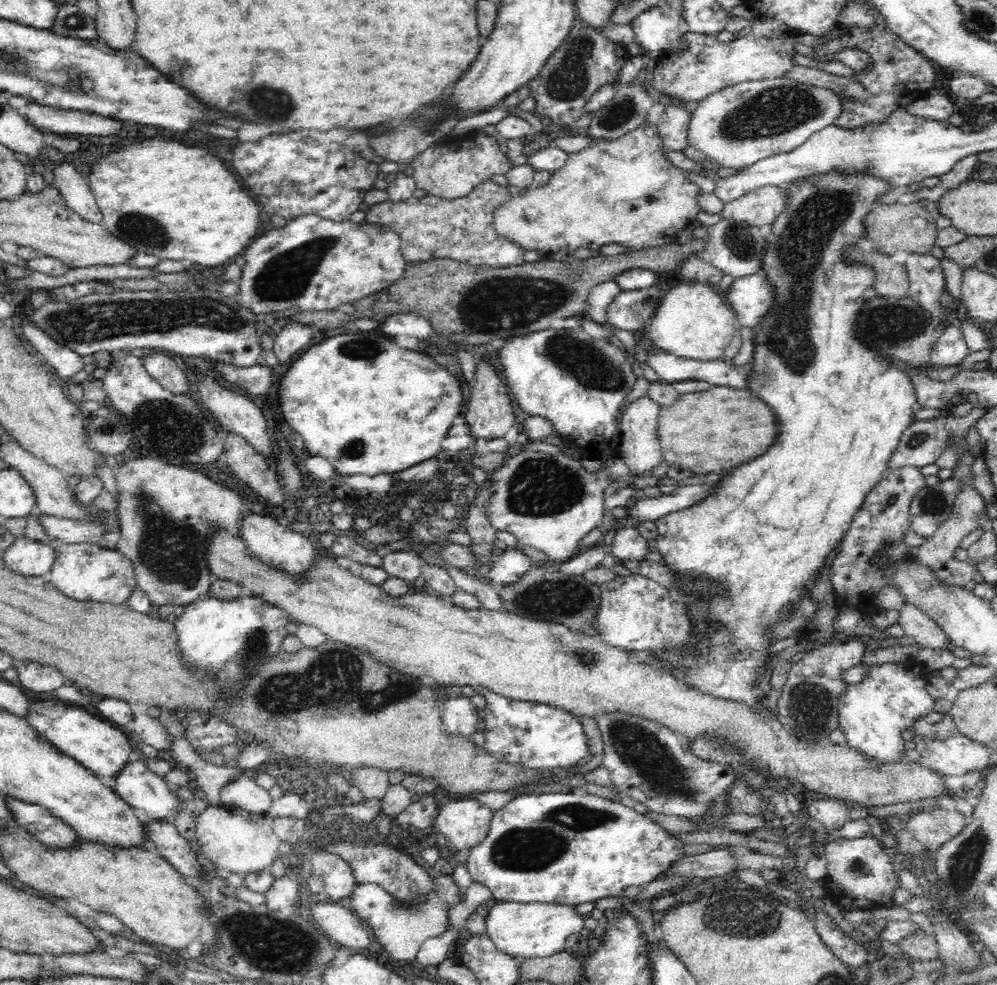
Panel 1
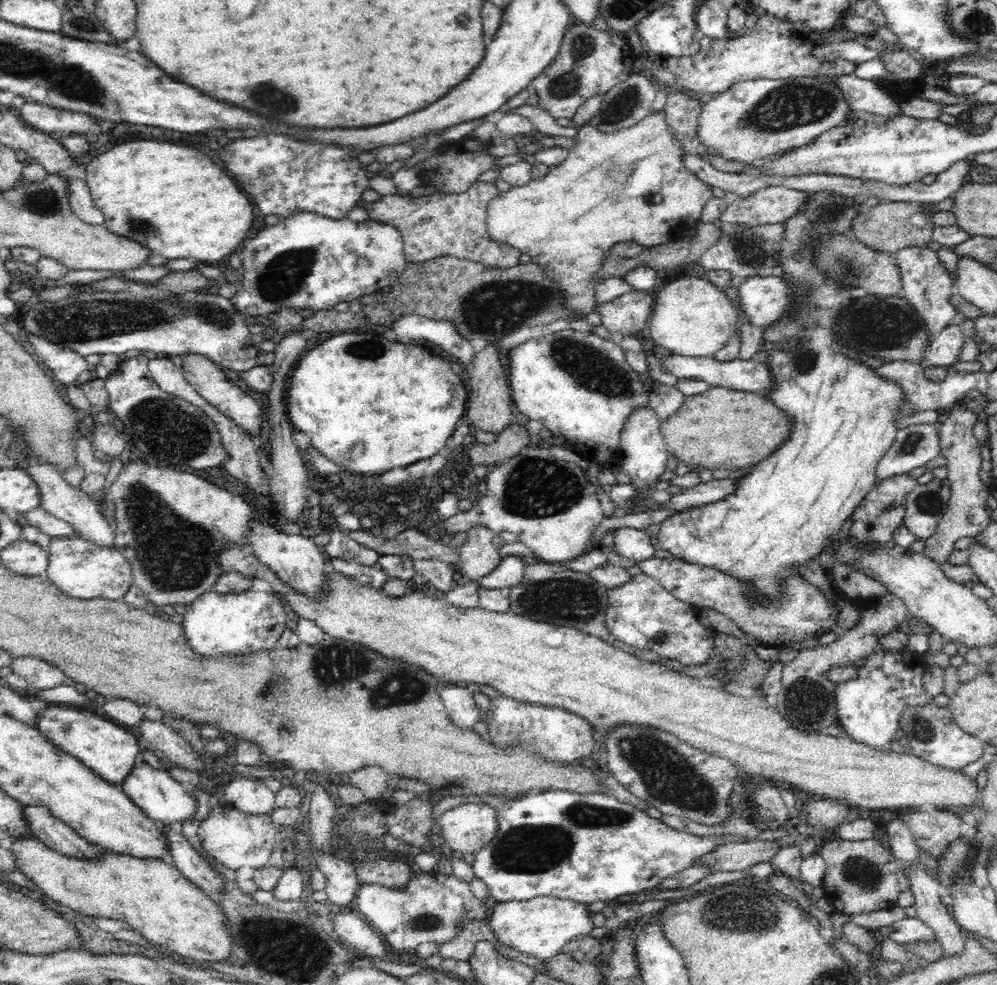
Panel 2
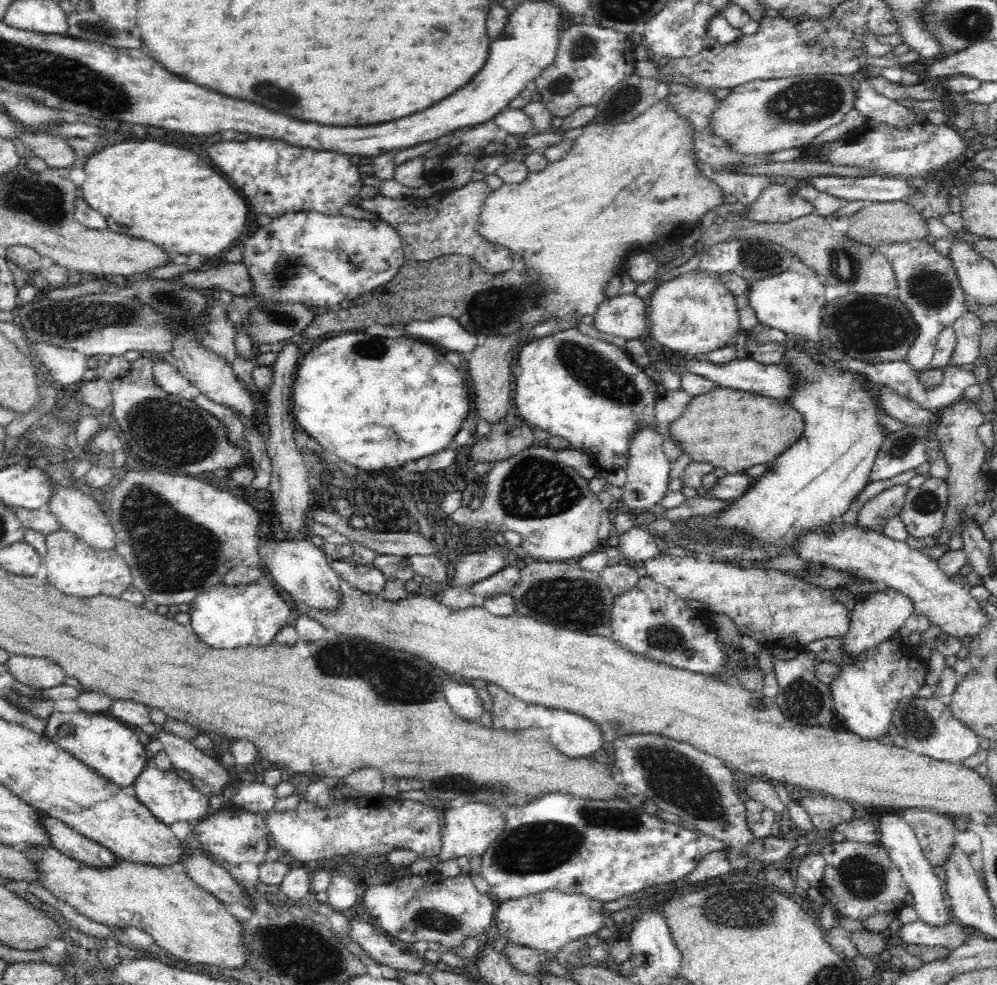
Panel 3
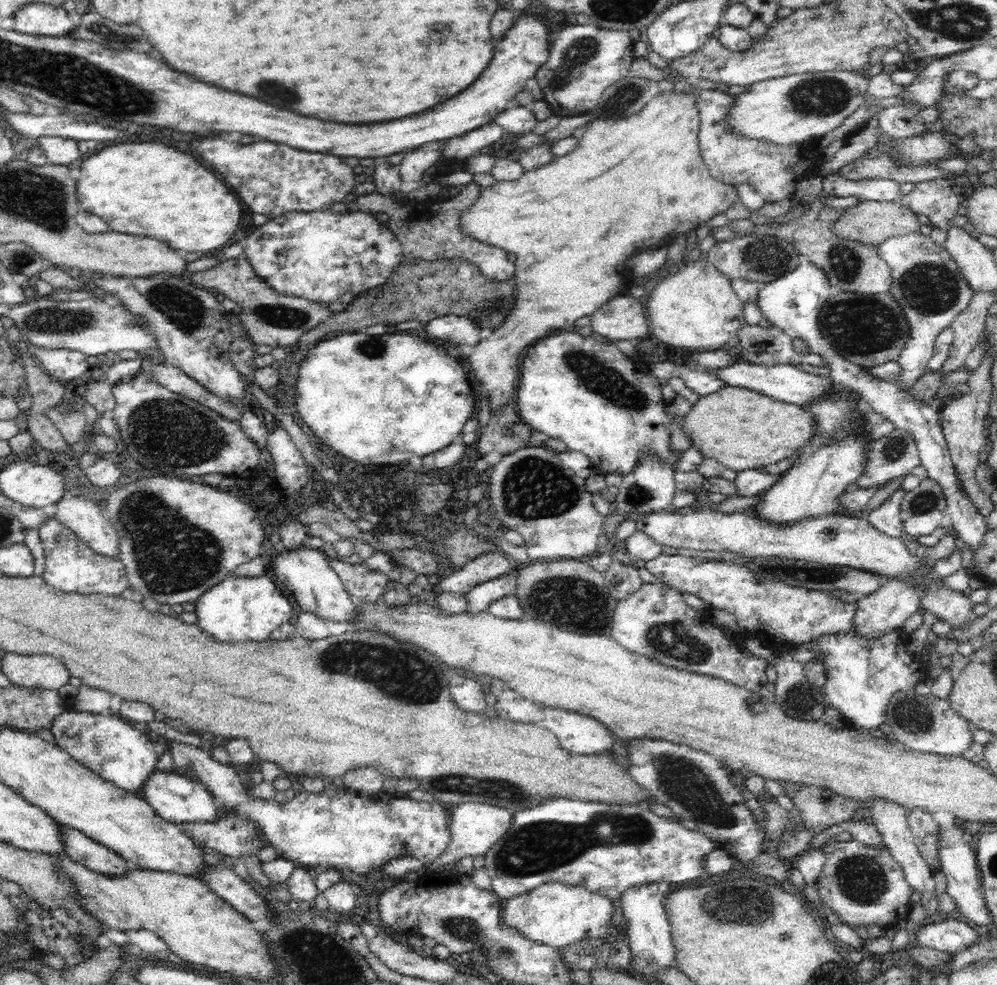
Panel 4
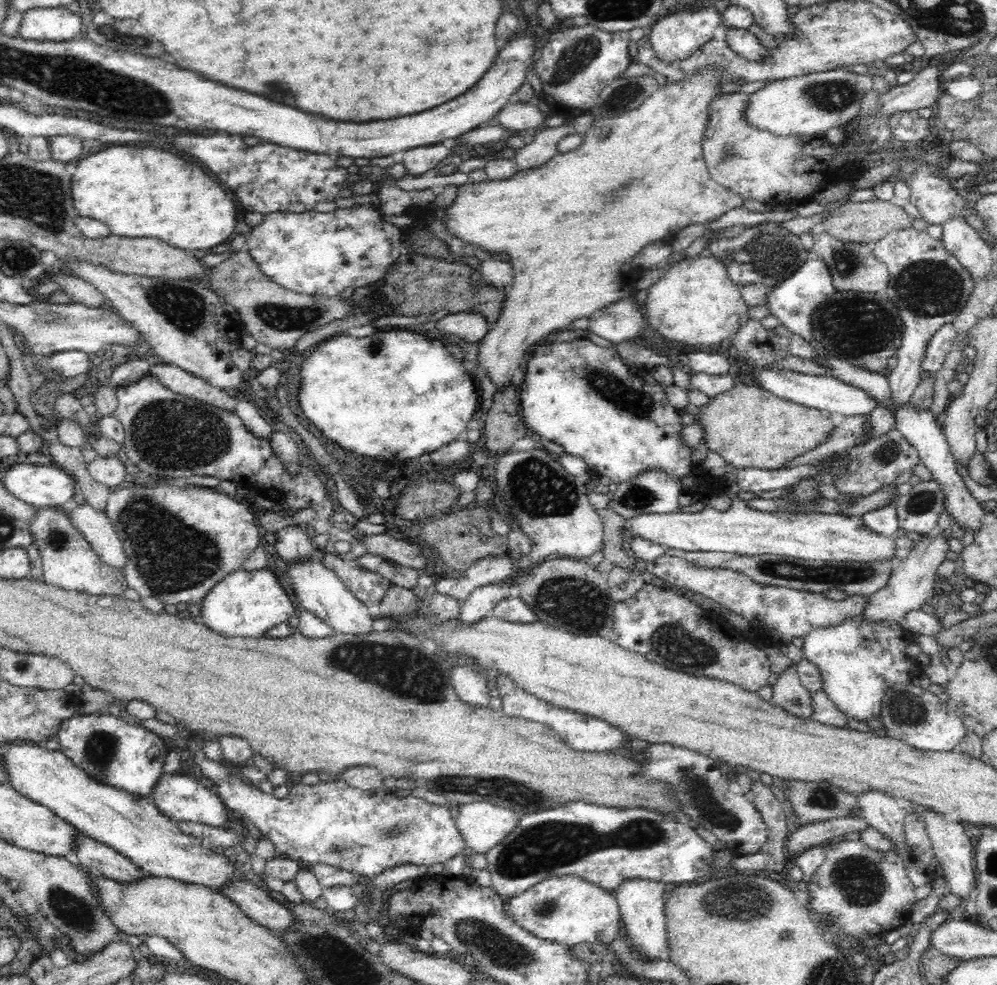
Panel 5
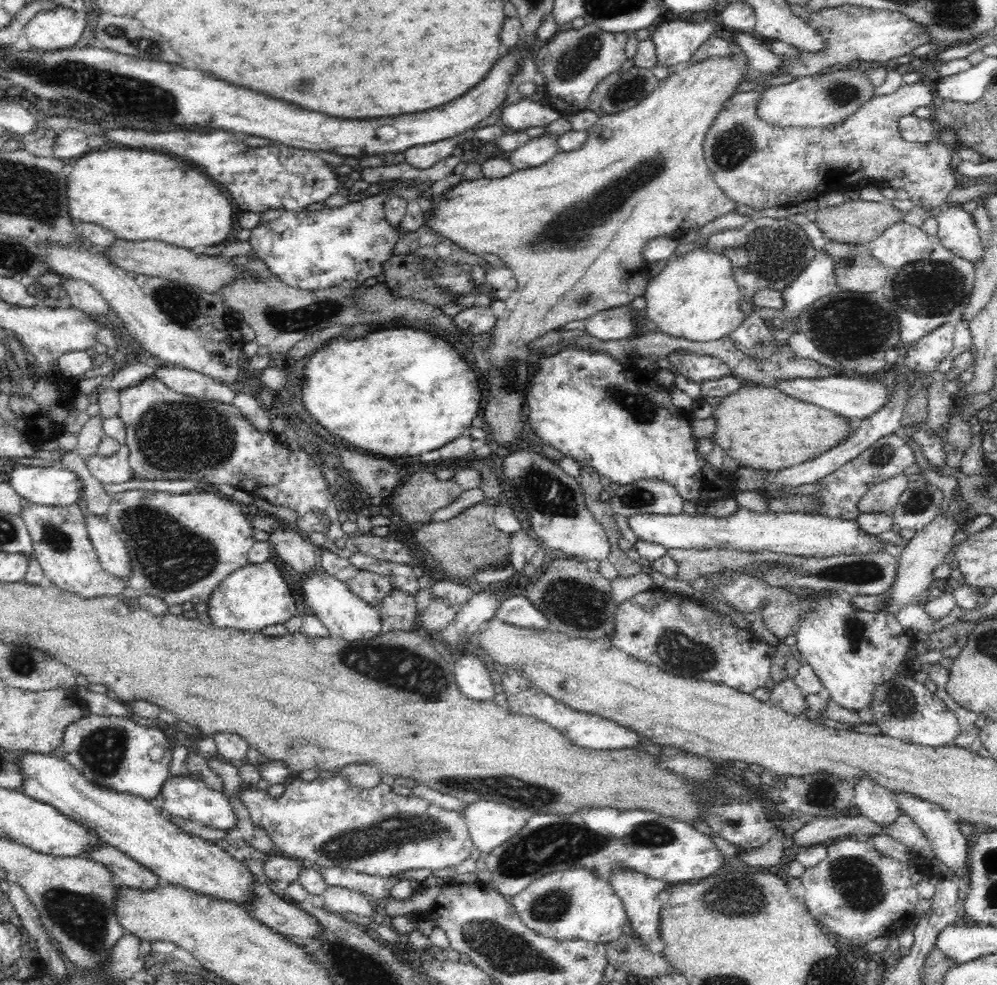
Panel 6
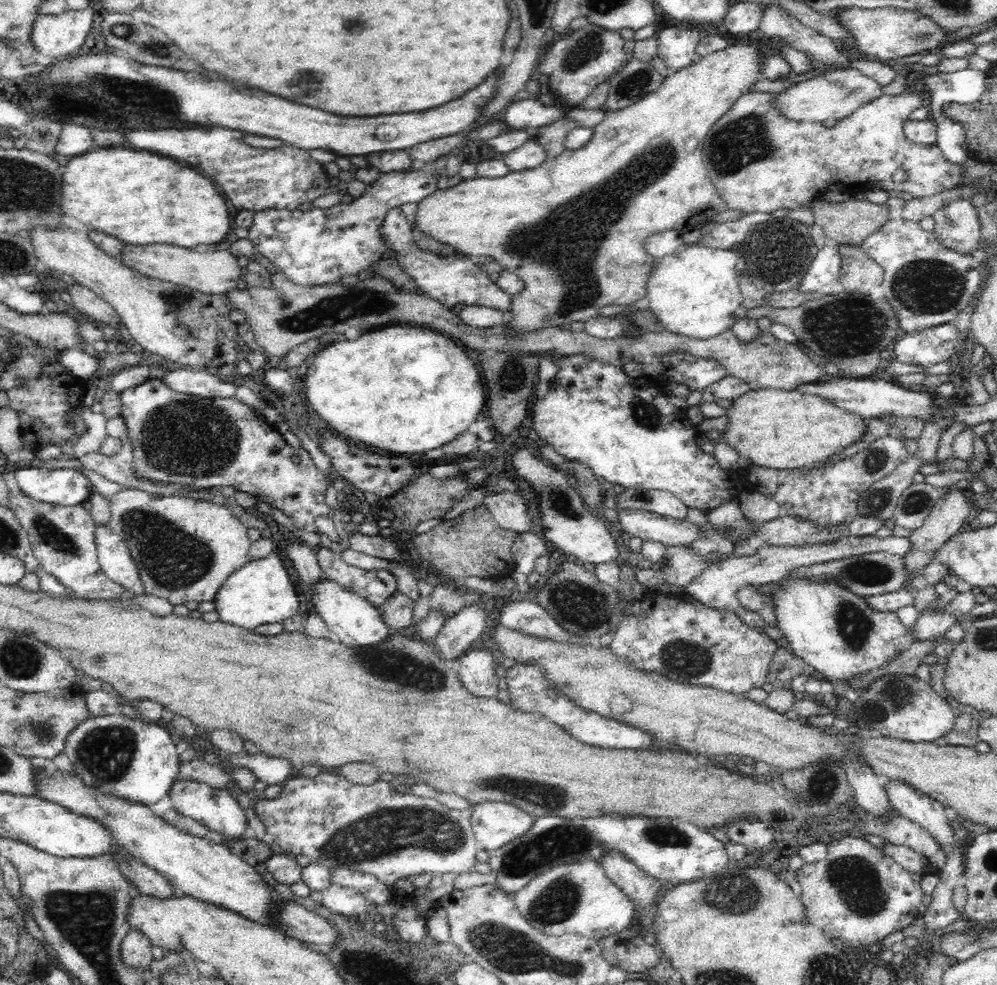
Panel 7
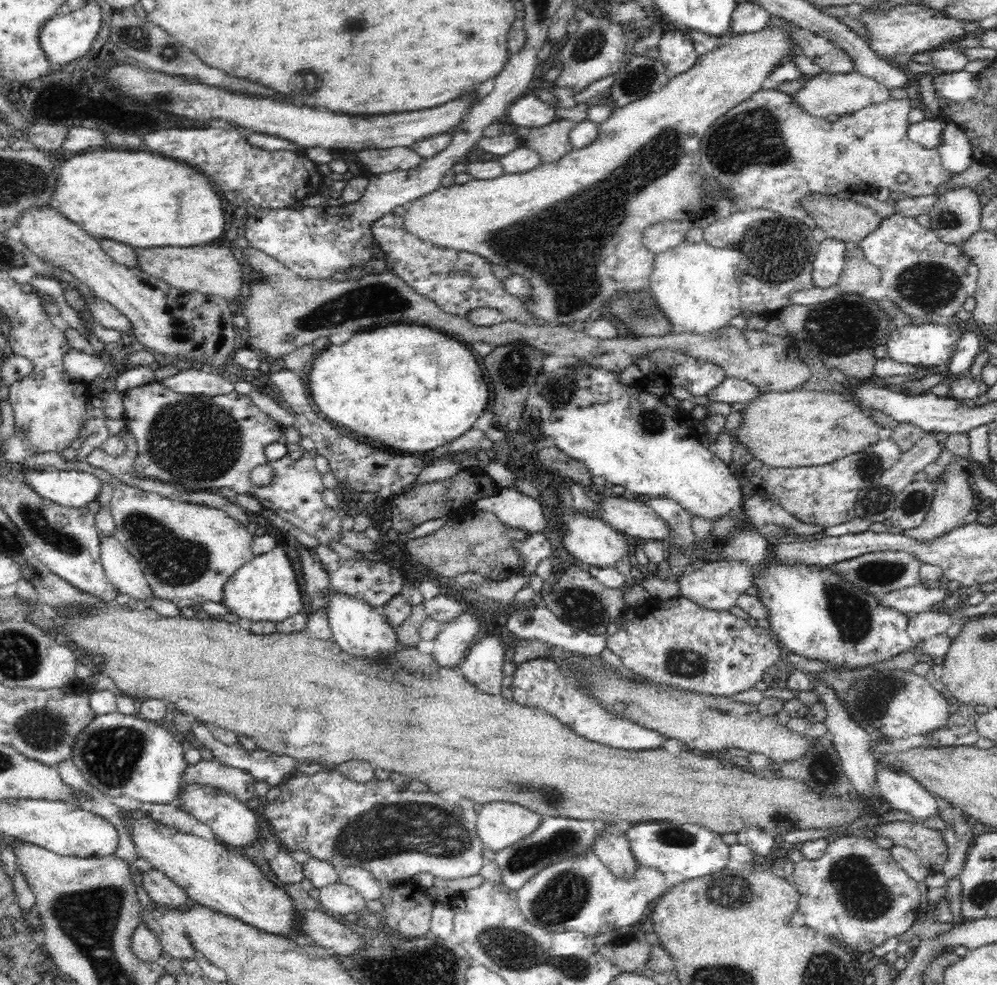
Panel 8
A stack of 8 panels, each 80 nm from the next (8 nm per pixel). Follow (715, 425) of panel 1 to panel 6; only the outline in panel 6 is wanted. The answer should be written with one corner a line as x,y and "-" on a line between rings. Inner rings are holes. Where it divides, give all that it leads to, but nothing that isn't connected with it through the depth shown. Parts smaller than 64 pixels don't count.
745,383
736,392
723,396
713,411
711,418
717,423
713,442
740,467
768,471
790,468
824,454
852,436
850,431
857,430
860,422
784,394
776,387

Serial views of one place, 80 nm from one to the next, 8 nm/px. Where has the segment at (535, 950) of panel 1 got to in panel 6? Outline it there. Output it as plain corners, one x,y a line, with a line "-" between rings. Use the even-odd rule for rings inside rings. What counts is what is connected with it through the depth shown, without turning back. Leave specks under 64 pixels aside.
584,866
552,871
536,878
520,894
510,898
510,902
528,928
559,940
580,939
603,946
622,934
627,920
622,899
616,895
610,881

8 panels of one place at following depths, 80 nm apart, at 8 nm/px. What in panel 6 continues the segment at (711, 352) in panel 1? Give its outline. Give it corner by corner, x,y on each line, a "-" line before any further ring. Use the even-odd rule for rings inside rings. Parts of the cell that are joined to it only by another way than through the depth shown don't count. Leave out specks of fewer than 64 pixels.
697,248
683,255
675,254
668,259
666,267
648,282
645,290
645,321
655,329
692,342
714,342
732,334
756,306
748,305
735,280
734,259
729,253
716,254
706,248

